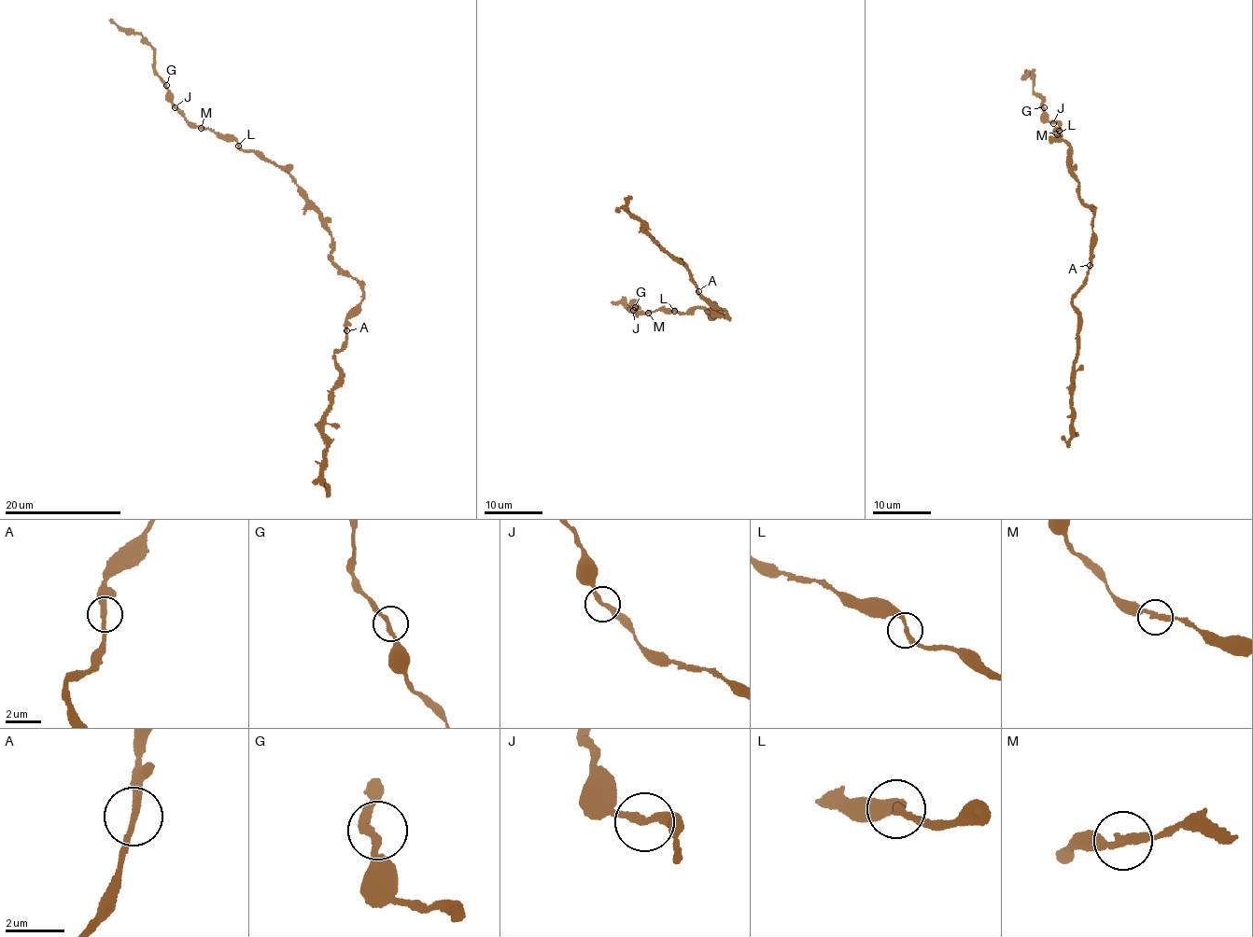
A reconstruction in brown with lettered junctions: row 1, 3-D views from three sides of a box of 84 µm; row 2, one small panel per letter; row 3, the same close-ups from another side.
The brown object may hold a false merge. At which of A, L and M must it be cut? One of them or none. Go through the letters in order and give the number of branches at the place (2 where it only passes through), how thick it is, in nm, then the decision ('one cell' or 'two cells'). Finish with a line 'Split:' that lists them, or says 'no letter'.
A: 2 branches meet; 240 nm thick; one cell
L: 2 branches meet; 220 nm thick; one cell
M: 2 branches meet; 240 nm thick; one cell
Split: no letter

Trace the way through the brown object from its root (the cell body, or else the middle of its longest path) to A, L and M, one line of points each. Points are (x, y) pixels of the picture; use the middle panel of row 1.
A: (722, 313), (715, 307), (712, 309), (726, 316), (721, 307), (711, 304), (698, 291)
L: (722, 313), (719, 311), (721, 313), (712, 320), (703, 308), (680, 314), (674, 311)
M: (722, 313), (712, 320), (698, 307), (680, 314), (674, 310), (658, 309), (648, 313)

